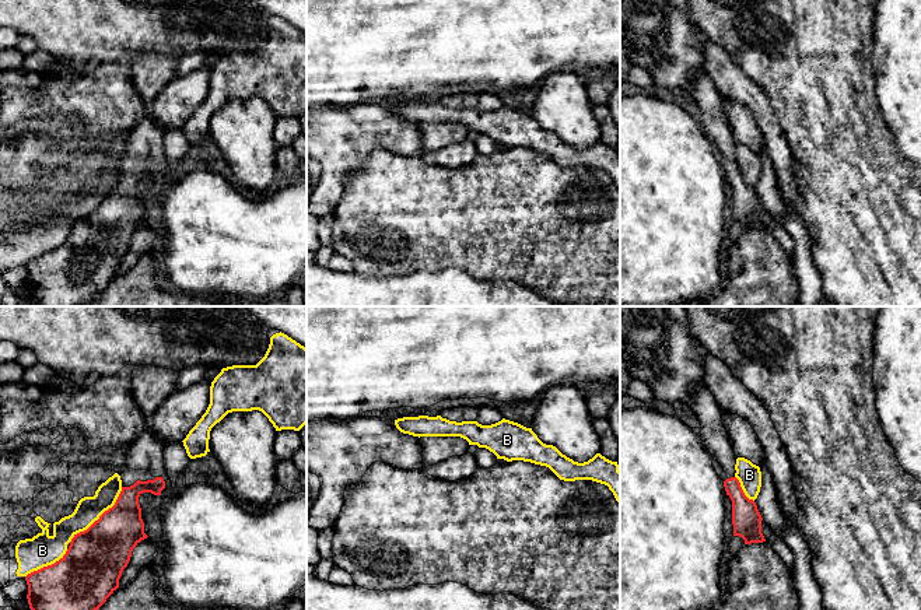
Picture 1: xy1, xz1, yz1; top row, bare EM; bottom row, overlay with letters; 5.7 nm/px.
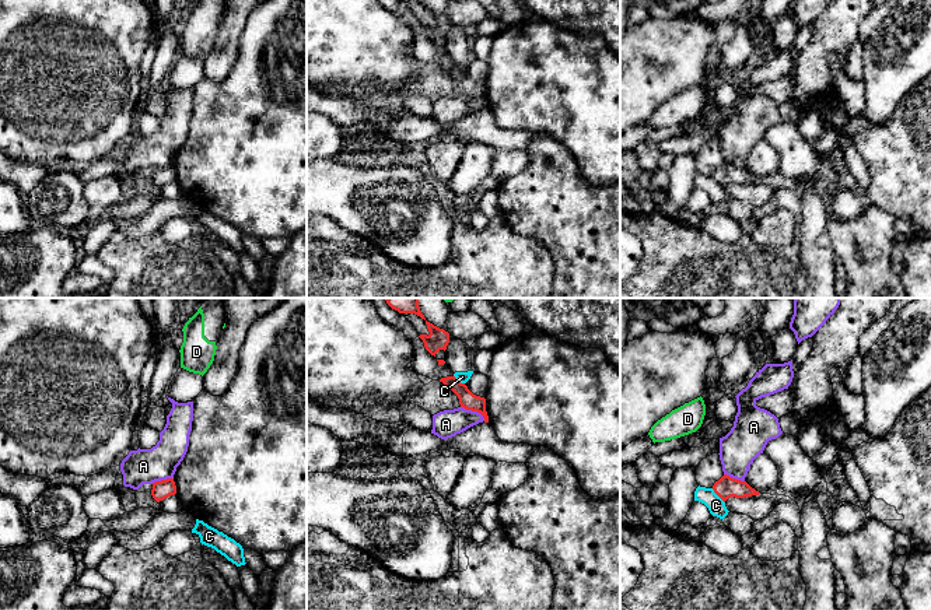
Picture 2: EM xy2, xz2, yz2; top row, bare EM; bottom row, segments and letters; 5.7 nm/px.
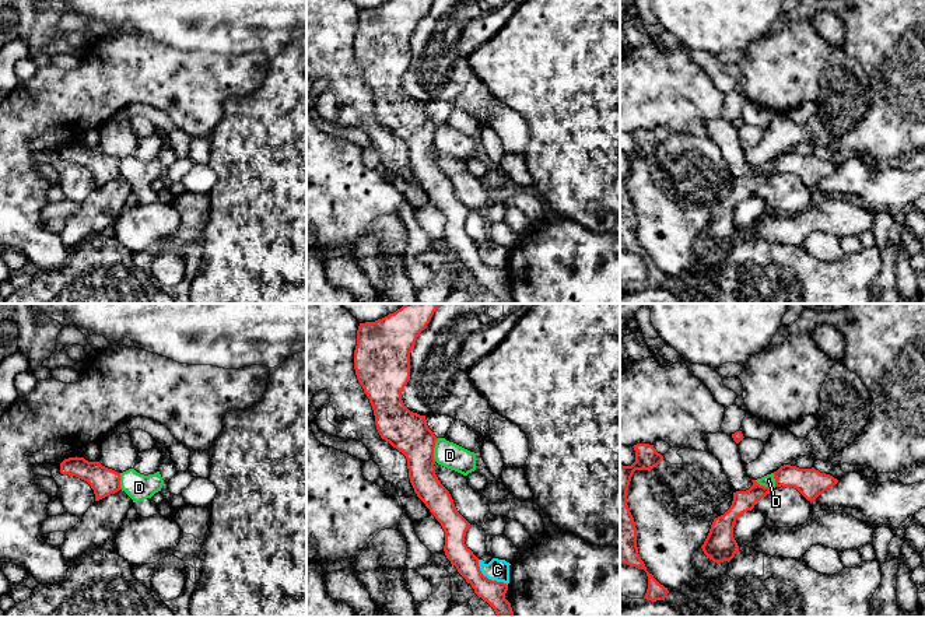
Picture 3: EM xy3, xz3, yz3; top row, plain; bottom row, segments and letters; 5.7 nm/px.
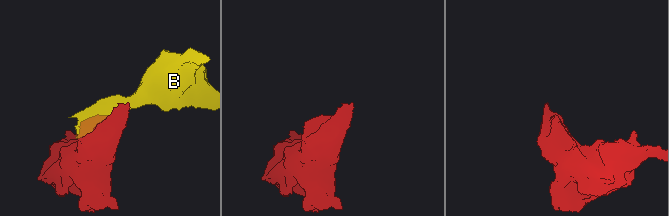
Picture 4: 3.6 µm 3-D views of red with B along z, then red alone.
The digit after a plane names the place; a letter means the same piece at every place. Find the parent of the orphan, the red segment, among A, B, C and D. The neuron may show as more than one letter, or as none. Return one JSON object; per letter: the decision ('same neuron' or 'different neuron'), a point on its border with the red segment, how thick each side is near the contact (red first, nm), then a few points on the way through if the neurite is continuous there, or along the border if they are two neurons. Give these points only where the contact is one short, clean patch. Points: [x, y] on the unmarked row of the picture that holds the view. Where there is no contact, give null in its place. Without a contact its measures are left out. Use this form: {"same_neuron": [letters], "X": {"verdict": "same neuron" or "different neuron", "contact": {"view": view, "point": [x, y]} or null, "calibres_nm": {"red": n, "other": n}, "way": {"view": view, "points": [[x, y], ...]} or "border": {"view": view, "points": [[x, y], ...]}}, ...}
{"same_neuron": [], "A": {"verdict": "different neuron", "contact": {"view": "xz2", "point": [473, 97]}, "calibres_nm": {"red": 100, "other": 160}, "border": {"view": "xz2", "points": [[461, 93], [476, 97], [485, 107]]}}, "B": {"verdict": "different neuron", "contact": {"view": "xy1", "point": [100, 203]}, "calibres_nm": {"red": 340, "other": 150}}, "C": {"verdict": "different neuron", "contact": {"view": "xz3", "point": [487, 265]}, "calibres_nm": {"red": 140, "other": 130}, "border": {"view": "xz3", "points": [[477, 246], [479, 256], [484, 262], [503, 267], [507, 272]]}}, "D": {"verdict": "different neuron", "contact": {"view": "xz3", "point": [433, 136]}, "calibres_nm": {"red": 240, "other": 150}, "border": {"view": "xz3", "points": [[438, 125], [434, 133], [434, 147]]}}}

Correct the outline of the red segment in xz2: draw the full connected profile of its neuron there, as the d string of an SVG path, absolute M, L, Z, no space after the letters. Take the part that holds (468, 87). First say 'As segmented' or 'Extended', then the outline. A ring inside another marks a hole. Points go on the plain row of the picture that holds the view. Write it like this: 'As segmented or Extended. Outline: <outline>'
As segmented. Outline: M455 63L441 64L440 69L442 69L458 83L461 94L480 99L484 105L484 109L489 109L484 84L473 81L468 73L461 70Z

